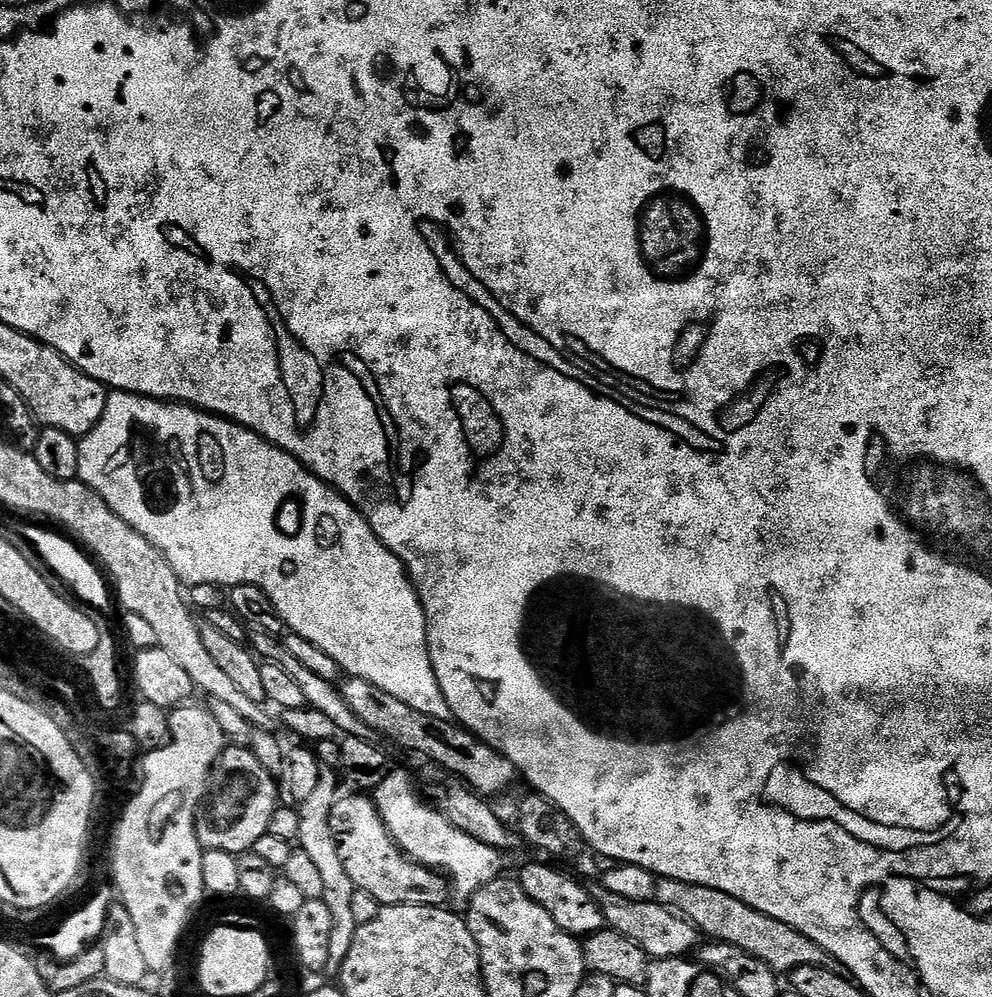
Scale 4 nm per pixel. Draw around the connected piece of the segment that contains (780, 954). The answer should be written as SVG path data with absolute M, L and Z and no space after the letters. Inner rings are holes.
M663 878L657 879L655 883L655 903L670 908L685 920L689 920L696 927L697 933L704 935L705 932L713 941L741 948L746 954L766 962L766 966L770 966L778 974L790 974L798 966L822 966L834 974L845 974L842 962L822 950L818 942L810 942L806 934L786 926L786 922L778 922L778 918L770 918L722 890Z

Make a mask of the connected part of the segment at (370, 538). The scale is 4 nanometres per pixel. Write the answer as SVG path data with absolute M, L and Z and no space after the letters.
M112 390L108 394L106 410L102 410L102 418L96 423L94 430L90 430L80 440L78 470L81 484L98 493L106 502L106 506L110 506L110 510L114 510L114 514L122 518L122 522L126 522L134 531L142 534L142 538L150 541L163 554L181 585L258 586L266 590L270 602L274 602L285 625L302 638L314 642L314 646L326 650L326 654L334 658L337 669L344 671L345 668L349 677L357 676L366 682L374 682L374 686L386 690L386 694L394 694L398 702L406 702L406 706L422 714L430 714L439 720L453 719L450 706L434 674L434 666L430 662L428 623L424 617L424 607L420 604L420 595L416 593L416 587L412 585L403 562L378 539L368 525L368 519L345 496L341 496L331 484L319 480L305 464L298 462L298 458L294 458L286 450L274 446L257 432L251 432L249 428L244 428L225 416L215 416L212 412L205 412L204 409L191 404L155 400L149 396L140 396L136 392Z

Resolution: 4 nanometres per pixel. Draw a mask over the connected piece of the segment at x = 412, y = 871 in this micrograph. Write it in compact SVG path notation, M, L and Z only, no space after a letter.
M348 794L341 795L340 801L333 808L330 814L330 826L332 827L336 845L338 846L338 854L342 858L342 866L346 866L346 874L350 874L350 882L354 882L354 886L366 890L366 894L374 894L374 898L380 905L387 906L389 904L430 904L433 906L440 906L445 903L444 899L450 896L450 885L443 875L439 872L433 872L431 868L427 868L424 864L417 864L416 861L411 860L403 850L396 845L395 838L388 832L388 827L384 825L384 819L380 817L380 810L376 807L375 799L366 797L364 794L356 794L360 796L348 796Z

